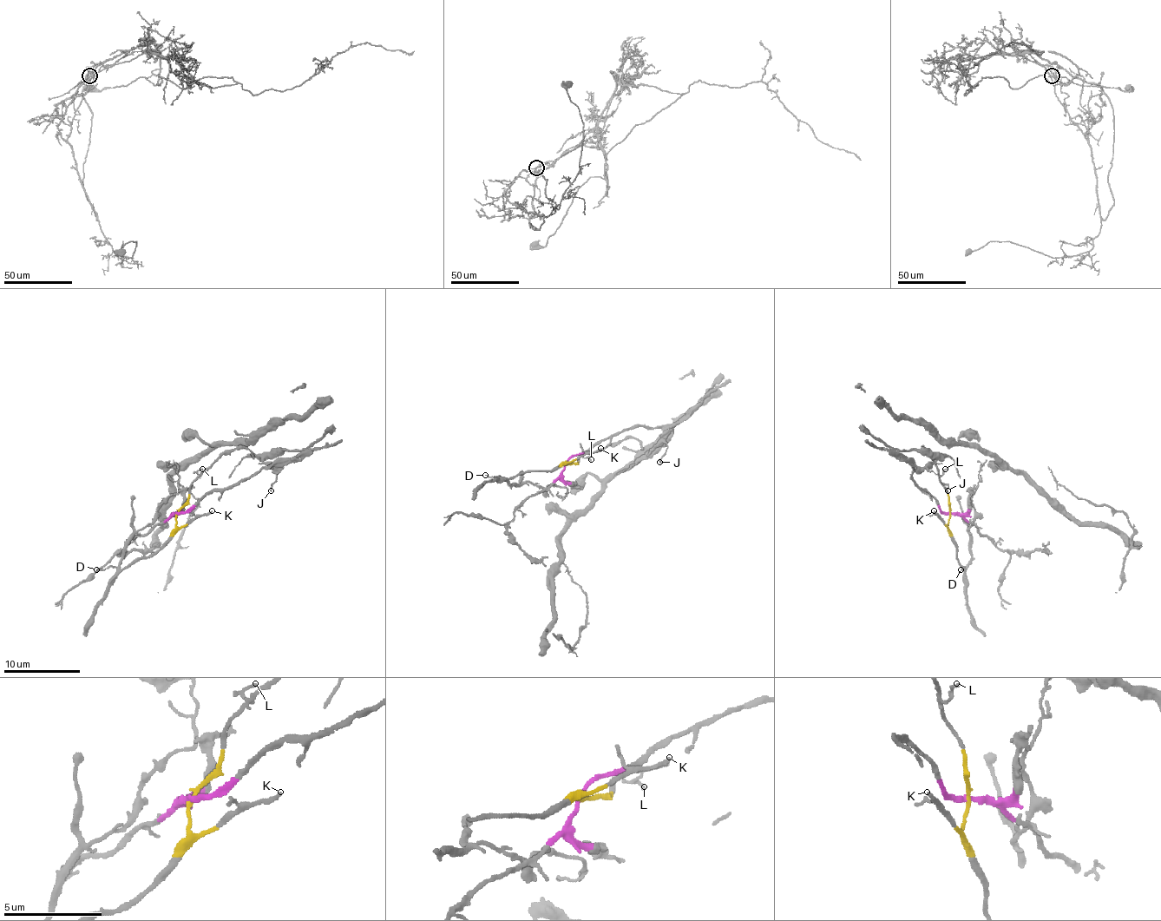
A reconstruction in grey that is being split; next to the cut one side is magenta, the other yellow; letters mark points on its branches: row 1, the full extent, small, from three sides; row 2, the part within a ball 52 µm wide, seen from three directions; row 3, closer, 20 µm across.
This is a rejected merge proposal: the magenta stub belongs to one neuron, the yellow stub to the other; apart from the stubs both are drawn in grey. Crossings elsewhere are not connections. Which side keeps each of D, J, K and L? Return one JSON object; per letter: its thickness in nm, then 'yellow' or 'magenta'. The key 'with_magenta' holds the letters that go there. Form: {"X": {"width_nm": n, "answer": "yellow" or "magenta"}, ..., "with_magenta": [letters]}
{"D": {"width_nm": 100, "answer": "yellow"}, "J": {"width_nm": 120, "answer": "magenta"}, "K": {"width_nm": 170, "answer": "yellow"}, "L": {"width_nm": 90, "answer": "yellow"}, "with_magenta": ["J"]}

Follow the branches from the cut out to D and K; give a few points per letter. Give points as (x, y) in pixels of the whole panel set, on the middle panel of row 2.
D: (566, 463), (564, 462), (543, 471), (522, 471), (508, 479), (499, 476), (486, 476)
K: (566, 463), (600, 449)

